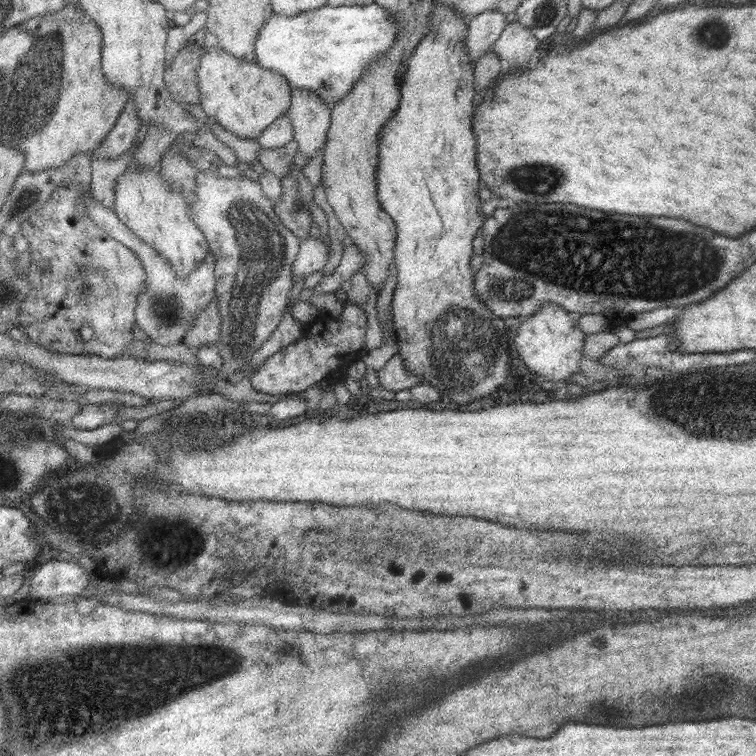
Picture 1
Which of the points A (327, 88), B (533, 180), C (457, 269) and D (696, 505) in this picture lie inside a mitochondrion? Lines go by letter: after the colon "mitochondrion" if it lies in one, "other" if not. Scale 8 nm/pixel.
A: mitochondrion
B: mitochondrion
C: other
D: other

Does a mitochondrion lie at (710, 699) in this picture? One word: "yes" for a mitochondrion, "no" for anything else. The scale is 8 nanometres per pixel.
yes

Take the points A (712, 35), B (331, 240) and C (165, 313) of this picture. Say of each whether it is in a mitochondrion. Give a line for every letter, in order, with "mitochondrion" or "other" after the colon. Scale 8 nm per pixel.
A: mitochondrion
B: other
C: mitochondrion

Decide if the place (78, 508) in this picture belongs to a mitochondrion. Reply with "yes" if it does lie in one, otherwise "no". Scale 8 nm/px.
yes

